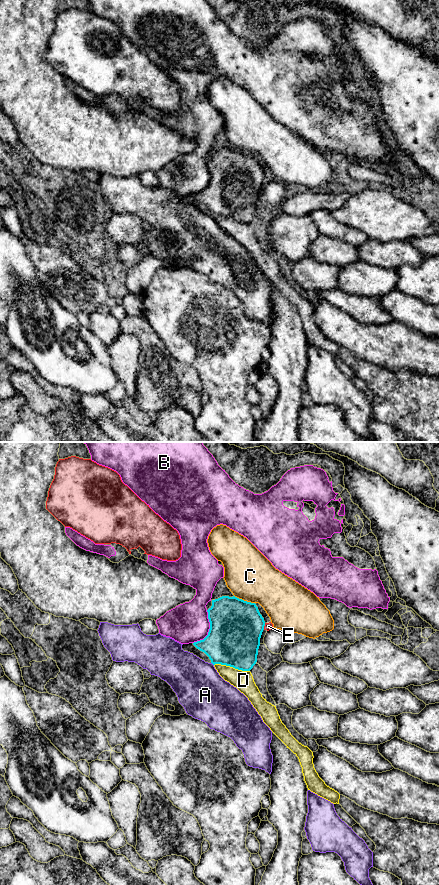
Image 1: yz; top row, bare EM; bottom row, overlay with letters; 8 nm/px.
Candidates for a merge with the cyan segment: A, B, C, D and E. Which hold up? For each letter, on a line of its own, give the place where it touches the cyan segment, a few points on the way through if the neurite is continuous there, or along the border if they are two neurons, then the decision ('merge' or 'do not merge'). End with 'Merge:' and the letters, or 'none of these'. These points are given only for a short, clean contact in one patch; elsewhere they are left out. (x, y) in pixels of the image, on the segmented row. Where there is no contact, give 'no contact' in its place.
A: yz (212, 663) | do not merge
B: yz (209, 629) | do not merge
C: yz (243, 600) | do not merge
D: yz (232, 666) | along yz (214, 664), (225, 664), (249, 671) | do not merge
E: yz (264, 625) | do not merge
Merge: none of these

